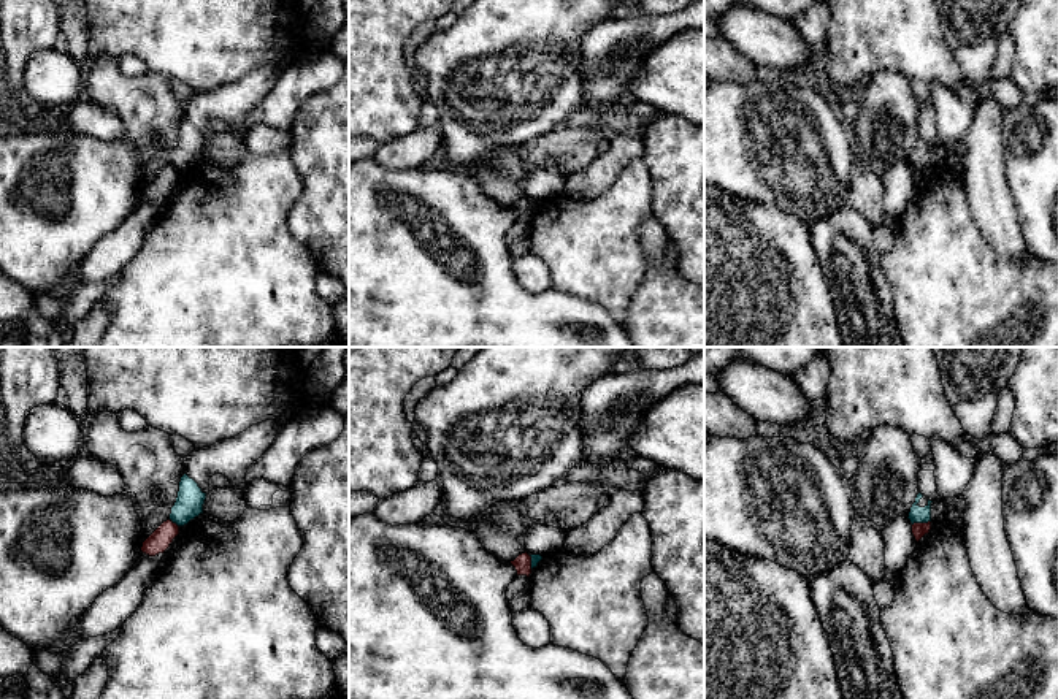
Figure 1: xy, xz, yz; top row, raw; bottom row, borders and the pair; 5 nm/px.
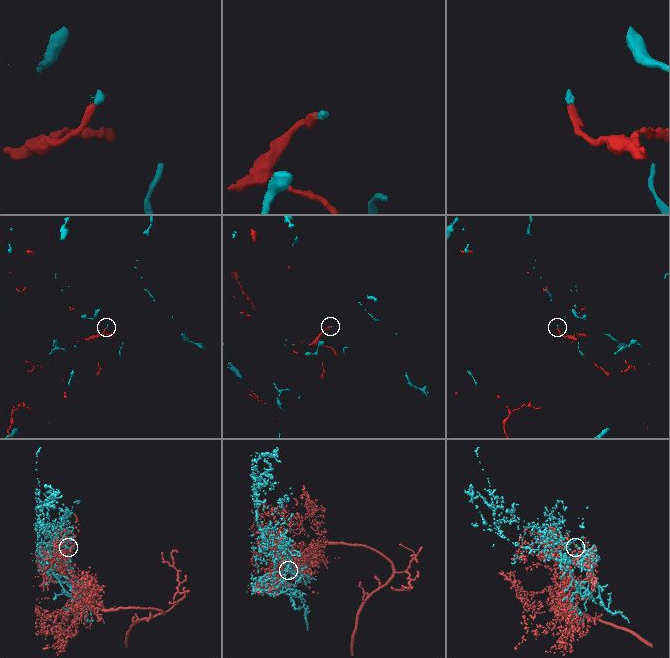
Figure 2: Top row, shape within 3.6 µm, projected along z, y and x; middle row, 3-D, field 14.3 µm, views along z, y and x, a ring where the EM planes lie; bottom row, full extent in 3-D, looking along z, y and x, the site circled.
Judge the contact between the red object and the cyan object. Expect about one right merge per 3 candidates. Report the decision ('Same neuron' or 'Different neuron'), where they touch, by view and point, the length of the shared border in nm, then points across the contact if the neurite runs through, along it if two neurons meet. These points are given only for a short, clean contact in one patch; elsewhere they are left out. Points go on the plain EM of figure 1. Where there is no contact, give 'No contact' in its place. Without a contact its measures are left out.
Different neuron. Touches red at yz (920, 168). Shared border 100 nm. Boundary: yz (930, 165), (912, 170)

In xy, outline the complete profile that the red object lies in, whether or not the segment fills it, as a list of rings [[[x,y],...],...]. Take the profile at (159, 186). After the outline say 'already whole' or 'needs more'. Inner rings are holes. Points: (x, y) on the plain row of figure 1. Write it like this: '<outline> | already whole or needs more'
[[[167,165],[143,187],[141,197],[149,201],[163,198],[178,179],[179,171]]] | already whole

